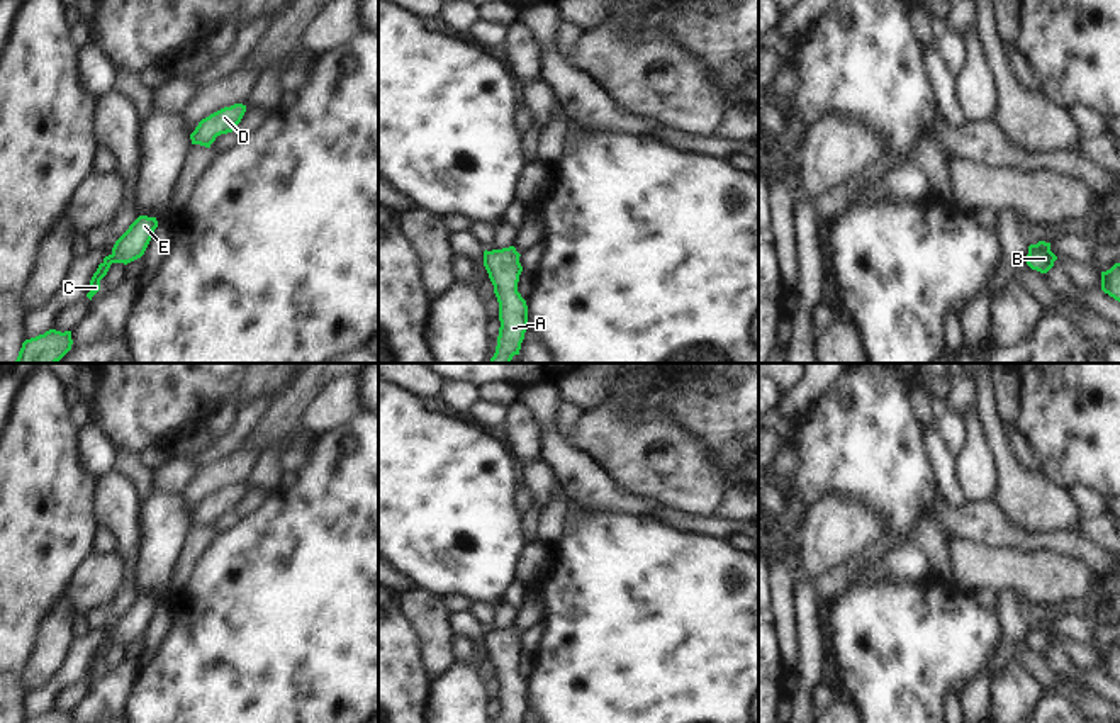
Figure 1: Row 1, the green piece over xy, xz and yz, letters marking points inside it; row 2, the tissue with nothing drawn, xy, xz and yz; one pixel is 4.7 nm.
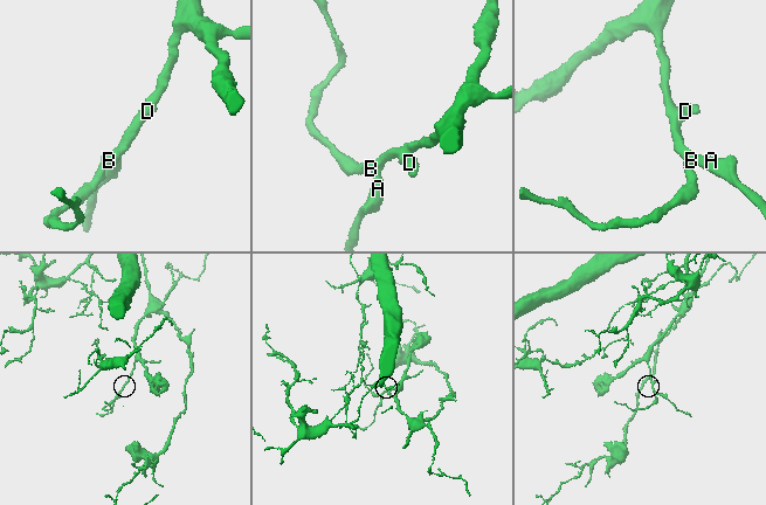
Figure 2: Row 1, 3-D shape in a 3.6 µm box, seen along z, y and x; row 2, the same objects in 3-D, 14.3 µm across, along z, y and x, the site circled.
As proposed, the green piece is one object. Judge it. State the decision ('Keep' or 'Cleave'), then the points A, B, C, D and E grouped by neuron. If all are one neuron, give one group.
Keep. Groups: A B C D E.

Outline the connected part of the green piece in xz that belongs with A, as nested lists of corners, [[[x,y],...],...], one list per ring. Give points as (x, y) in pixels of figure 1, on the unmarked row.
[[[514,626],[484,631],[484,647],[494,665],[499,682],[499,716],[497,723],[523,723],[528,708],[528,686],[518,672],[523,647]]]

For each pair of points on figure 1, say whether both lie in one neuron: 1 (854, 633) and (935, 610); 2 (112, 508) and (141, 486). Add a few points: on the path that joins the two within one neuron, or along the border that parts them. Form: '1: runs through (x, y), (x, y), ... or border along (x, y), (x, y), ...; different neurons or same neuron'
1: runs through (874, 633), (912, 633), (915, 630); same neuron
2: border along (112, 469), (131, 484), (140, 503); different neurons

